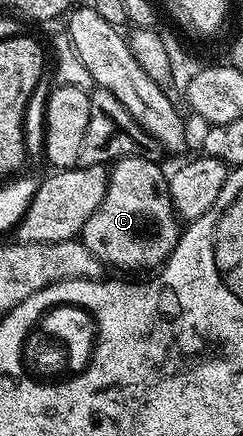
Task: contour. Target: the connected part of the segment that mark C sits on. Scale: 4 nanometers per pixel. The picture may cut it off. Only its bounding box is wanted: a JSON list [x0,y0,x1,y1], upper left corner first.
[82,155,181,273]

